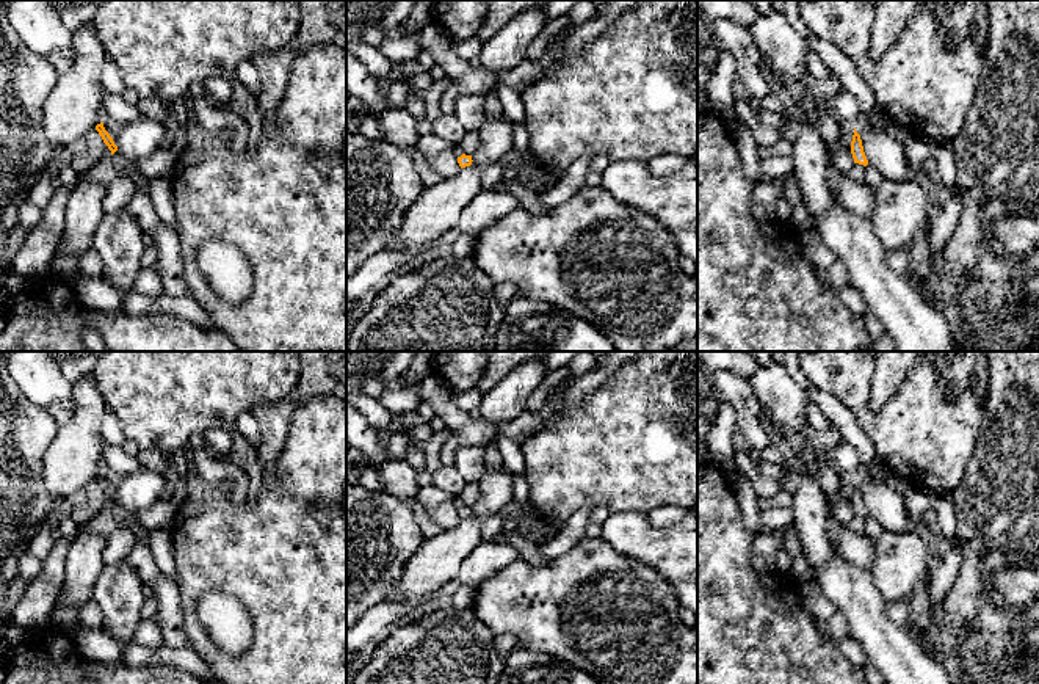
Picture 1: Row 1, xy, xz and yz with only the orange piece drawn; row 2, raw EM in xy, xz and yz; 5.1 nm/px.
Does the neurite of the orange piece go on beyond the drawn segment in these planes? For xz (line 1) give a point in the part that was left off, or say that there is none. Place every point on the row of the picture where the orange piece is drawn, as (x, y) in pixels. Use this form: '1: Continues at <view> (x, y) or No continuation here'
1: No continuation here

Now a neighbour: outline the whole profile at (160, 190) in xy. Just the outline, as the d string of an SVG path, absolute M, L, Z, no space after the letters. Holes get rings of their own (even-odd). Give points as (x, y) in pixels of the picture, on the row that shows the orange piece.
M169 177L149 180L149 195L161 223L177 232L176 210L172 204L172 185Z

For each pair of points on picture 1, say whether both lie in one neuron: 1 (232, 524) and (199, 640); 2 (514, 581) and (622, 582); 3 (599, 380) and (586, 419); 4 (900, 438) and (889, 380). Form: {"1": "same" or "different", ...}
{"1": "same", "2": "same", "3": "different", "4": "different"}

